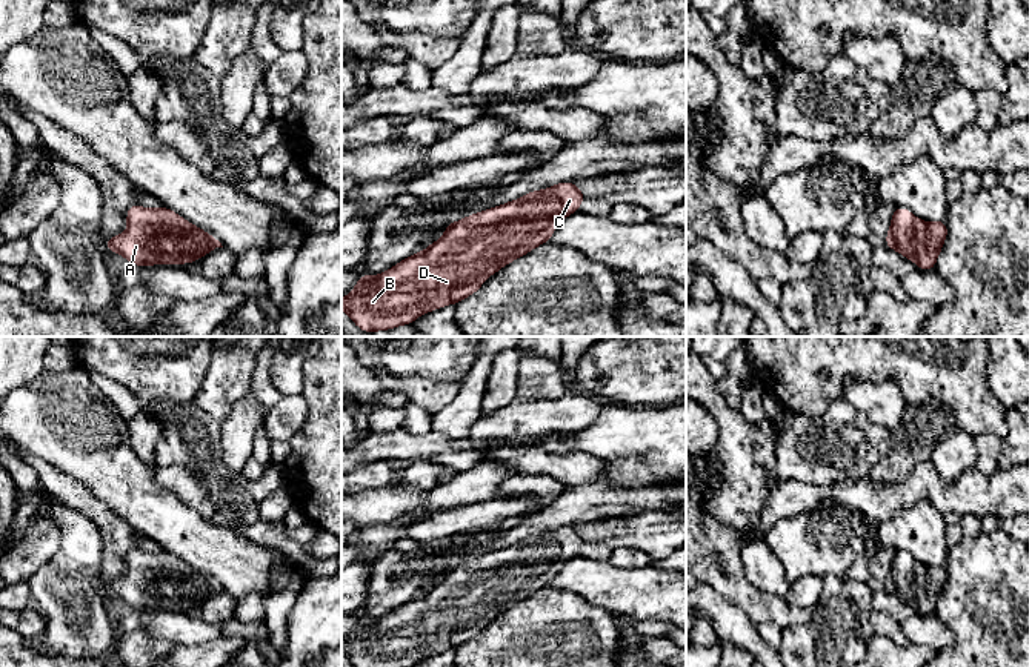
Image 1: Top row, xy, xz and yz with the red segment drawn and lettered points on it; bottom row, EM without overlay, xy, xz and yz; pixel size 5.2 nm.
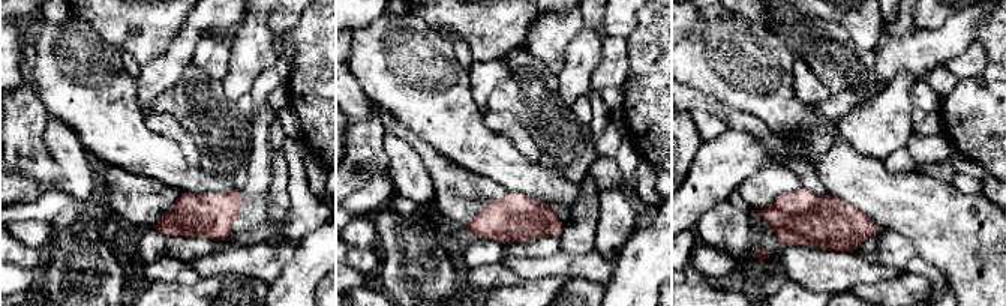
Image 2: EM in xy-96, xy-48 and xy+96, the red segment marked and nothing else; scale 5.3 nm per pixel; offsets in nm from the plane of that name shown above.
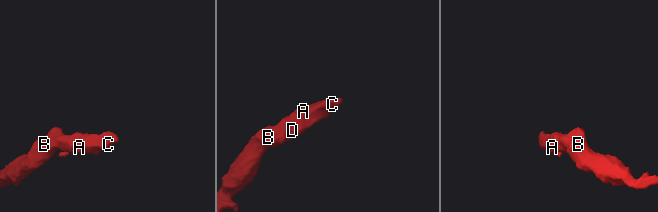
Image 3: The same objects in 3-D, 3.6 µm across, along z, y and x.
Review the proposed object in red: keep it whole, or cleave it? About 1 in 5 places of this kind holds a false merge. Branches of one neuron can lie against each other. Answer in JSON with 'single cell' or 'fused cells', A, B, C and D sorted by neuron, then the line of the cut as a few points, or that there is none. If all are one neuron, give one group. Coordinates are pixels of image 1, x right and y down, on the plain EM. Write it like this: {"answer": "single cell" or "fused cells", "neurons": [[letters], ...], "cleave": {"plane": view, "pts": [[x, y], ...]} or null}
{"answer": "single cell", "neurons": [["A", "B", "C", "D"]], "cleave": null}

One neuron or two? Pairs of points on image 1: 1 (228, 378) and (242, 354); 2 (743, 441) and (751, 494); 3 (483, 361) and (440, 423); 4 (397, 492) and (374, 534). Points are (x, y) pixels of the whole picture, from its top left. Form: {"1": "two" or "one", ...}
{"1": "one", "2": "one", "3": "one", "4": "two"}

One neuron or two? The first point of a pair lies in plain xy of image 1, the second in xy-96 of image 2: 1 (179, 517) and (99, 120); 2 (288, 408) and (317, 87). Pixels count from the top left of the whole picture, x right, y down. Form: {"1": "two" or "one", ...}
{"1": "one", "2": "two"}

